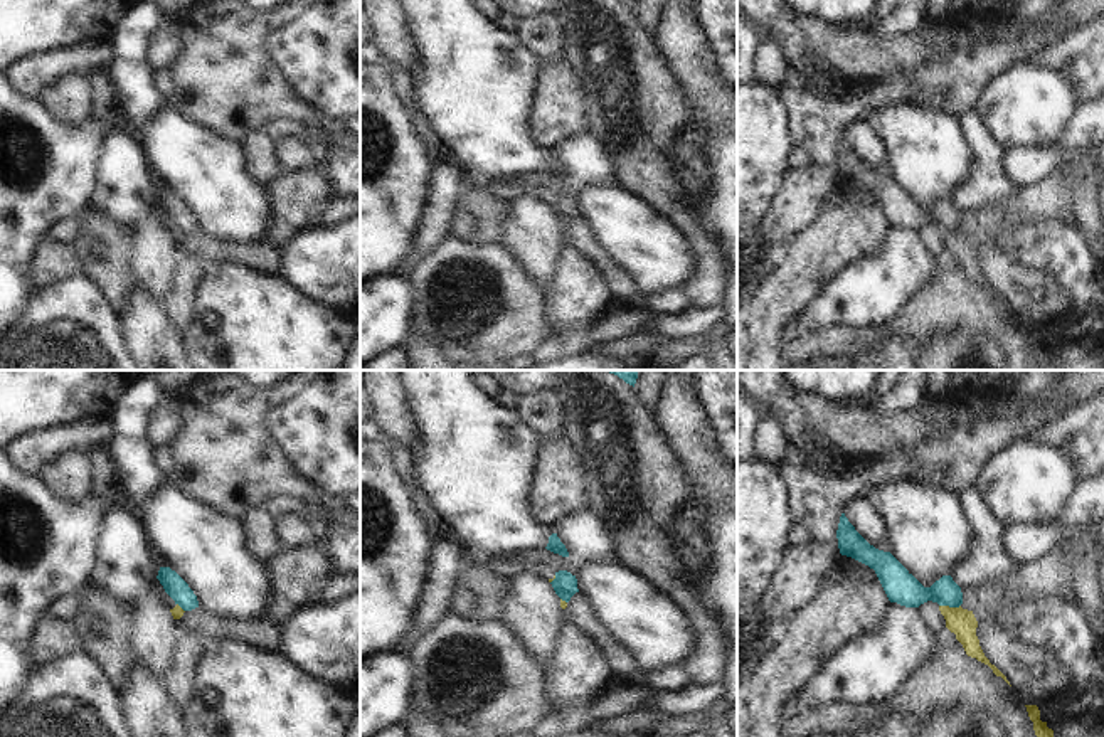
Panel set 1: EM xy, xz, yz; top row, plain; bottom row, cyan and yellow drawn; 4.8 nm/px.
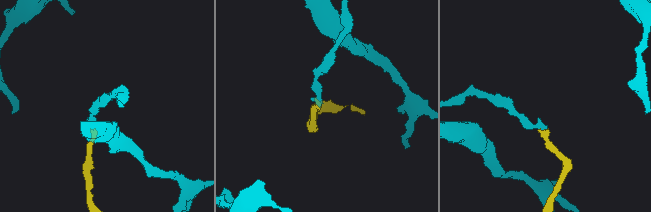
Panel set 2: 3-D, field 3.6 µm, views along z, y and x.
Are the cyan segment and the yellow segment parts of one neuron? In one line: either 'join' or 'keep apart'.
keep apart

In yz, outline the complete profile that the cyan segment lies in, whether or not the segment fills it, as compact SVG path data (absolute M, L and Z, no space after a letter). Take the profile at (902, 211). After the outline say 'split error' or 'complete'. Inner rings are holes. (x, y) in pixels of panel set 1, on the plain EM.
M845 136L840 140L836 162L841 178L852 180L875 194L890 225L905 231L919 231L927 224L949 231L963 227L961 210L951 199L942 199L931 210L924 210L890 175L870 168Z; complete

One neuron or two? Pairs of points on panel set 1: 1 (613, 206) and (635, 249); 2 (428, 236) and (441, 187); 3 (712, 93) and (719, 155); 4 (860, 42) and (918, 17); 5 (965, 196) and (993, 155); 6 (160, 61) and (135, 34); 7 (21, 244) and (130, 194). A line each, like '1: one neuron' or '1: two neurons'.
1: one neuron
2: one neuron
3: two neurons
4: two neurons
5: one neuron
6: two neurons
7: two neurons

